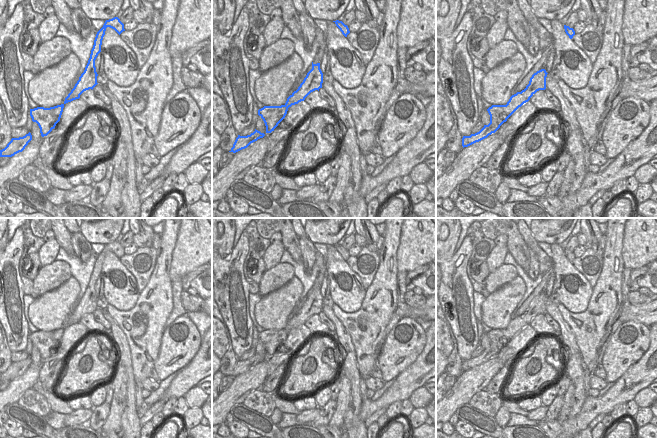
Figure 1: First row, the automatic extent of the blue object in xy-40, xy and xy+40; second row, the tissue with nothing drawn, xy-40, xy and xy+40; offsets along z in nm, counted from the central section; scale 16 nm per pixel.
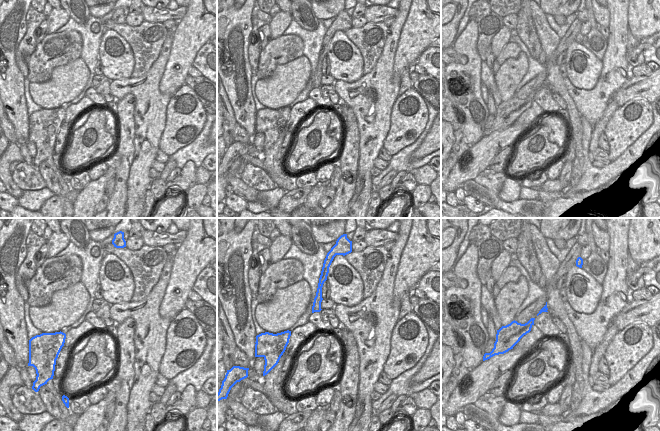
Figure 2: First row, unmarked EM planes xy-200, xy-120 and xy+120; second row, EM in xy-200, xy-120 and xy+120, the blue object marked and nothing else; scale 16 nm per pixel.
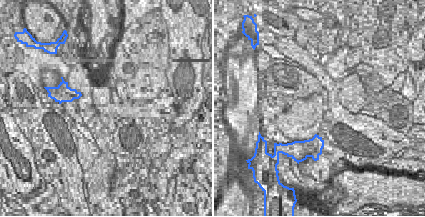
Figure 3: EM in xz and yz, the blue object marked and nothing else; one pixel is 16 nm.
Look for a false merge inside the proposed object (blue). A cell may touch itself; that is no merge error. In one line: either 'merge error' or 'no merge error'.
merge error

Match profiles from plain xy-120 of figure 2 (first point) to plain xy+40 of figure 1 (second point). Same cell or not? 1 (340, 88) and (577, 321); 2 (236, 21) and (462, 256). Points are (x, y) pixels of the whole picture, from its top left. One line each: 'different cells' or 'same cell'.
1: same cell
2: same cell

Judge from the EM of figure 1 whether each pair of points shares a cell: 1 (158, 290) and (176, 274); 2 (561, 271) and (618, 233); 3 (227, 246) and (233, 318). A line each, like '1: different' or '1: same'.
1: different
2: different
3: different

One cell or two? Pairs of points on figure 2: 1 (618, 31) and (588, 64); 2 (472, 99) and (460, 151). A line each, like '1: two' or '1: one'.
1: two
2: two

